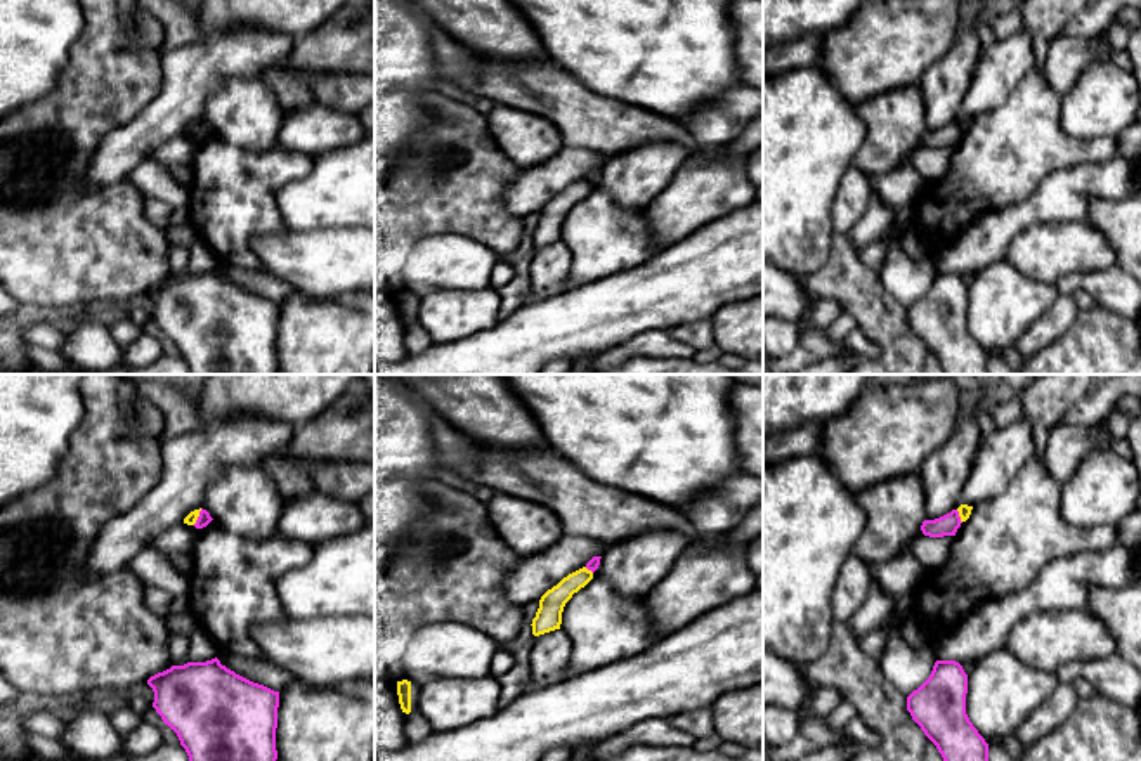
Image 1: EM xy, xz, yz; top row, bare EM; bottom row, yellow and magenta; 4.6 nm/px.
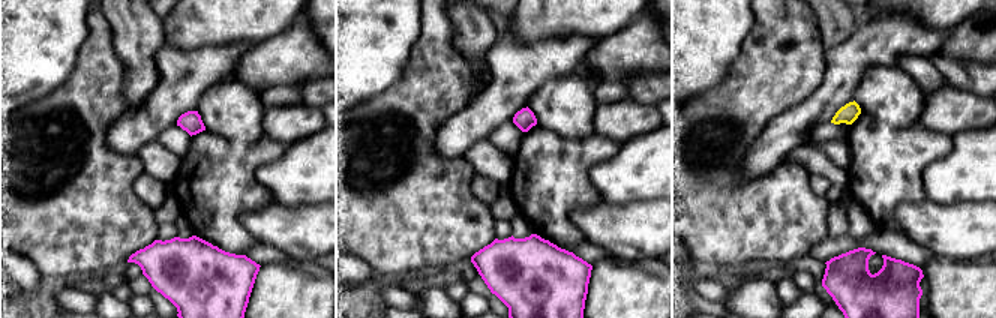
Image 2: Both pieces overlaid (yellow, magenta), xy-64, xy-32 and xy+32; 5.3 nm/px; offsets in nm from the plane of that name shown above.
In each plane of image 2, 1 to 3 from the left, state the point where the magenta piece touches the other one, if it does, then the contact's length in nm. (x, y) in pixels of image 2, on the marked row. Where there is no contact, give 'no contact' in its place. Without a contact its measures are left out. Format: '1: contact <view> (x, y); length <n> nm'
1: no contact
2: no contact
3: no contact

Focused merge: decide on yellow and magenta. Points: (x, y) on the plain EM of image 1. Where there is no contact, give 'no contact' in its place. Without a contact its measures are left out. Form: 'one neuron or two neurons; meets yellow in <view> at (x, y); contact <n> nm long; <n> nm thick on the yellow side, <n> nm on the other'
two neurons; meets yellow in yz at (959, 127); contact 70 nm long; 60 nm thick on the yellow side, 100 nm on the other

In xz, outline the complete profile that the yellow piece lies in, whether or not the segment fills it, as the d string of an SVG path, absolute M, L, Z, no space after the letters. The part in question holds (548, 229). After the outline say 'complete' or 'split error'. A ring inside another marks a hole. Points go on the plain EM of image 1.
M586 179L569 185L557 198L548 201L541 211L536 229L532 231L532 246L539 248L560 241L565 215L593 191Z; complete

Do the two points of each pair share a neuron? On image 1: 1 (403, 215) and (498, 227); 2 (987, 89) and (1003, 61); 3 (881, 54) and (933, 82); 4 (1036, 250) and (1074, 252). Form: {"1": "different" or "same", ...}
{"1": "same", "2": "same", "3": "different", "4": "same"}

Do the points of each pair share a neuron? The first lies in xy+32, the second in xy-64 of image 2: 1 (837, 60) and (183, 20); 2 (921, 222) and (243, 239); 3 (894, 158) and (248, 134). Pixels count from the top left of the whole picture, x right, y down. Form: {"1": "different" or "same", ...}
{"1": "different", "2": "different", "3": "different"}

